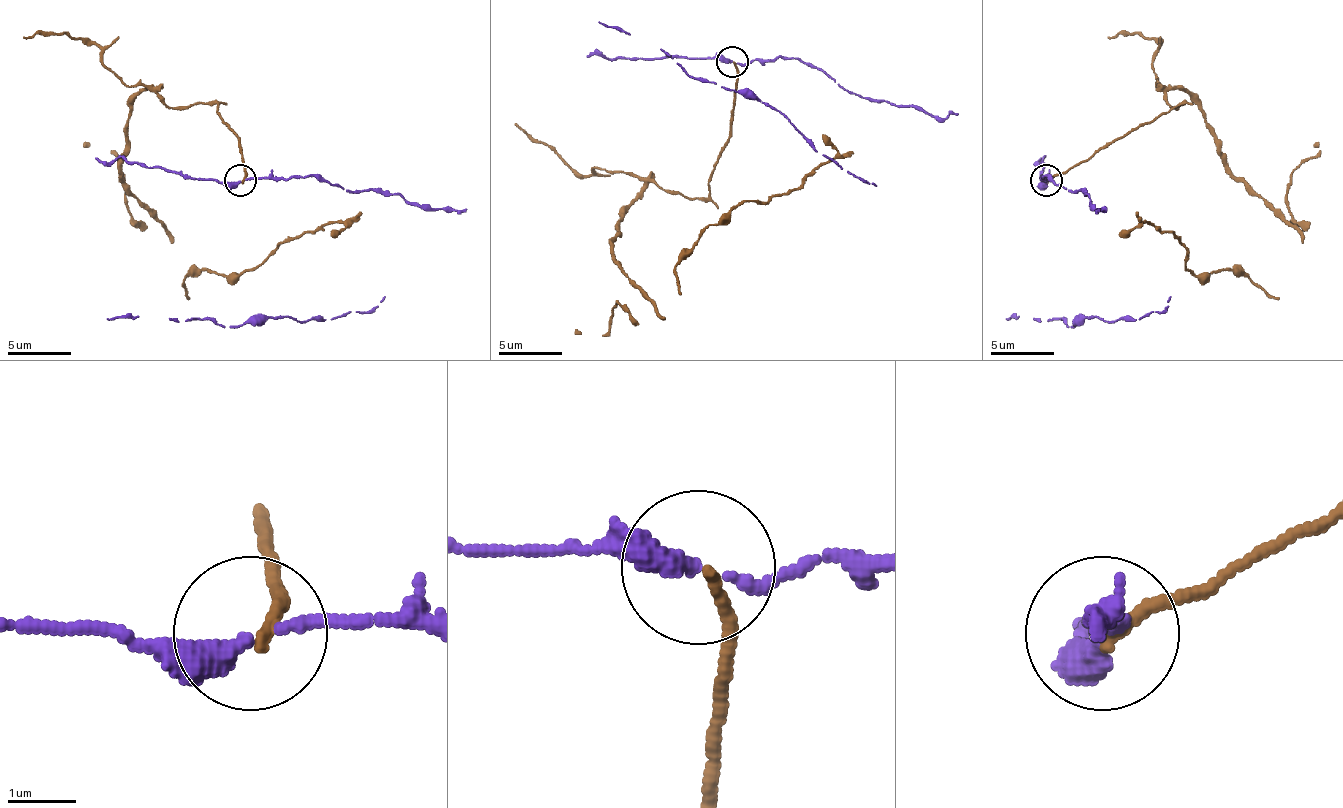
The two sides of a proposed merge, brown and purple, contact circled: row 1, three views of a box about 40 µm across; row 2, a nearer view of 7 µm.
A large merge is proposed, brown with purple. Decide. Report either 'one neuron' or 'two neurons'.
two neurons

